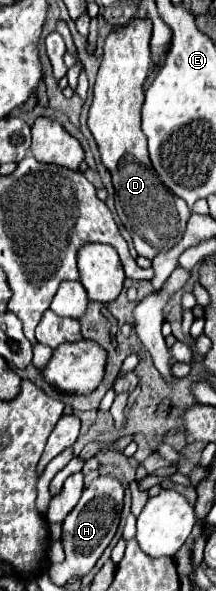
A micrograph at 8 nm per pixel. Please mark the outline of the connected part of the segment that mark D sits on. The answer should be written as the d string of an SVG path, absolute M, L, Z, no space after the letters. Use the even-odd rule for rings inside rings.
M133 17L129 23L115 27L105 43L103 43L103 59L101 59L101 67L97 73L97 81L95 81L95 99L91 103L89 109L89 119L87 125L99 145L101 151L101 161L103 165L111 171L113 175L113 185L115 185L115 209L117 215L121 219L121 223L125 225L125 229L129 231L129 235L133 237L135 249L139 255L153 259L157 253L169 251L181 237L187 225L187 219L191 215L191 211L187 209L187 203L177 203L175 195L163 185L163 181L159 179L159 175L155 175L155 169L151 167L149 155L147 155L147 139L141 131L141 105L143 105L143 83L147 79L147 73L151 69L151 19L149 17Z

